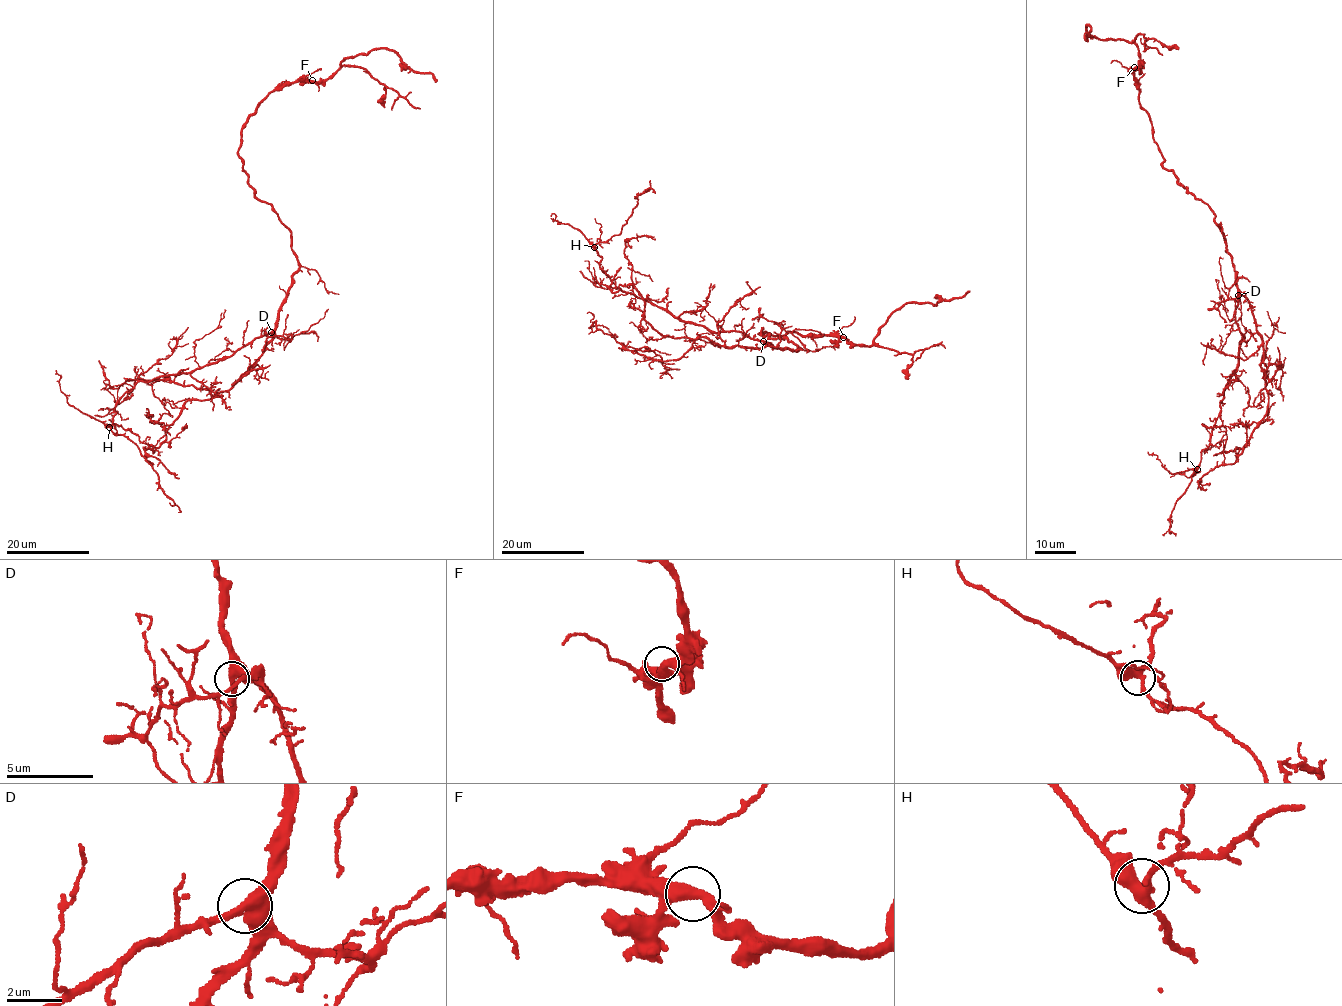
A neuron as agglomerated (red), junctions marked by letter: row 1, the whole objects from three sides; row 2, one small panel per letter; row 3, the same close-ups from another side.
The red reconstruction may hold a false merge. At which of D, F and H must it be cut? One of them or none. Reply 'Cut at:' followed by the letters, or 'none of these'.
Cut at: none of these

